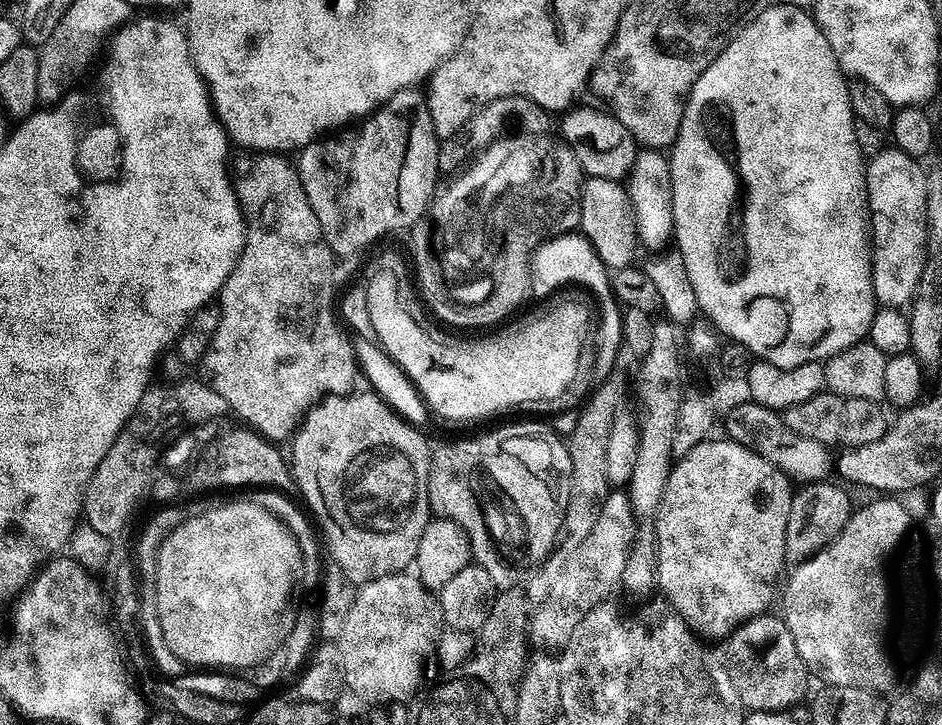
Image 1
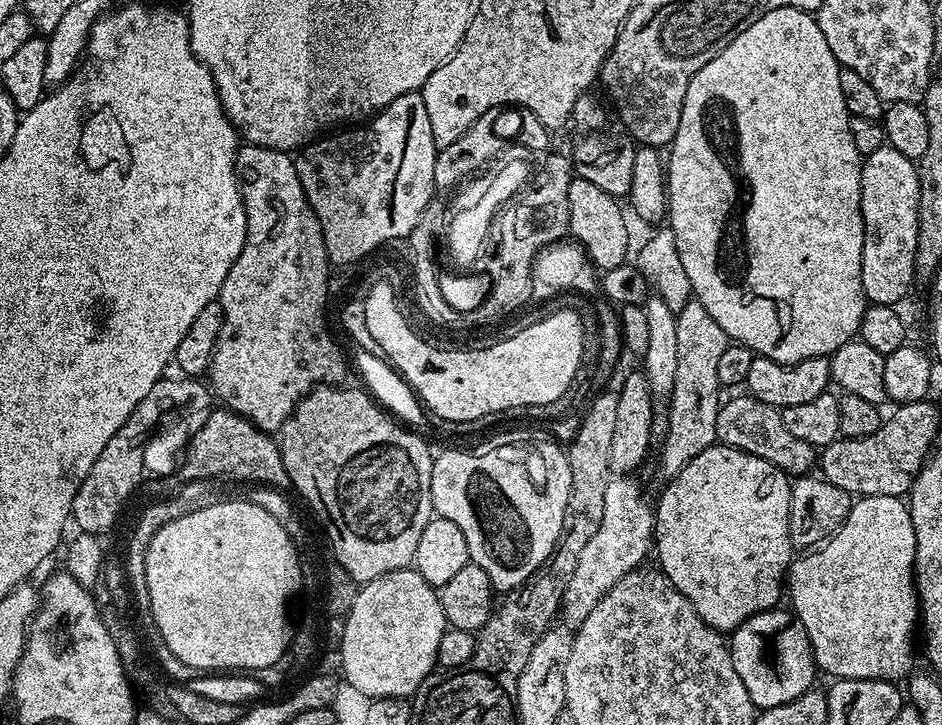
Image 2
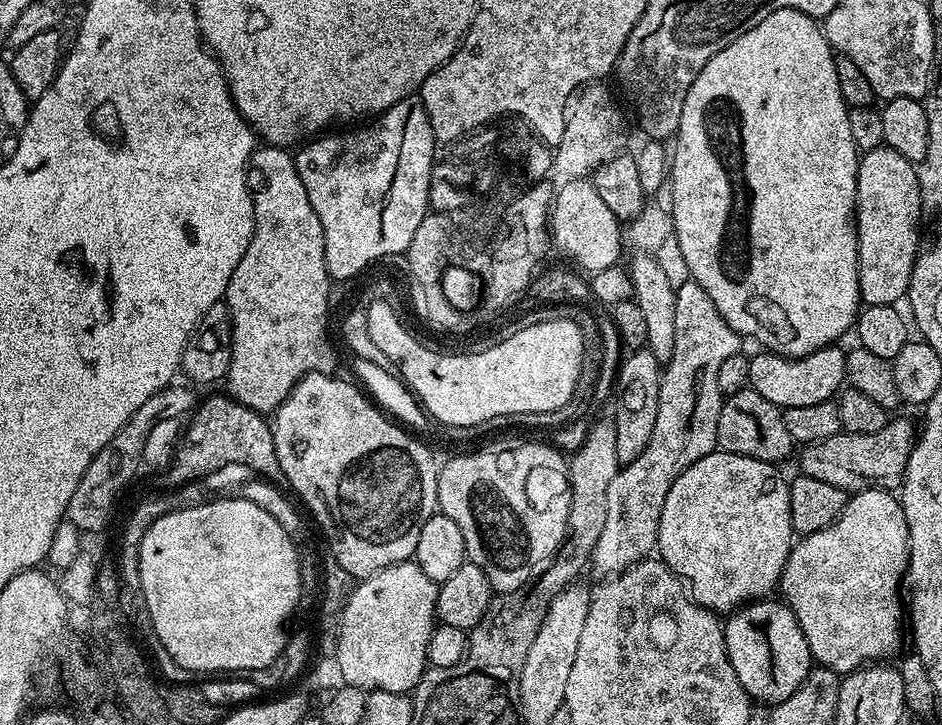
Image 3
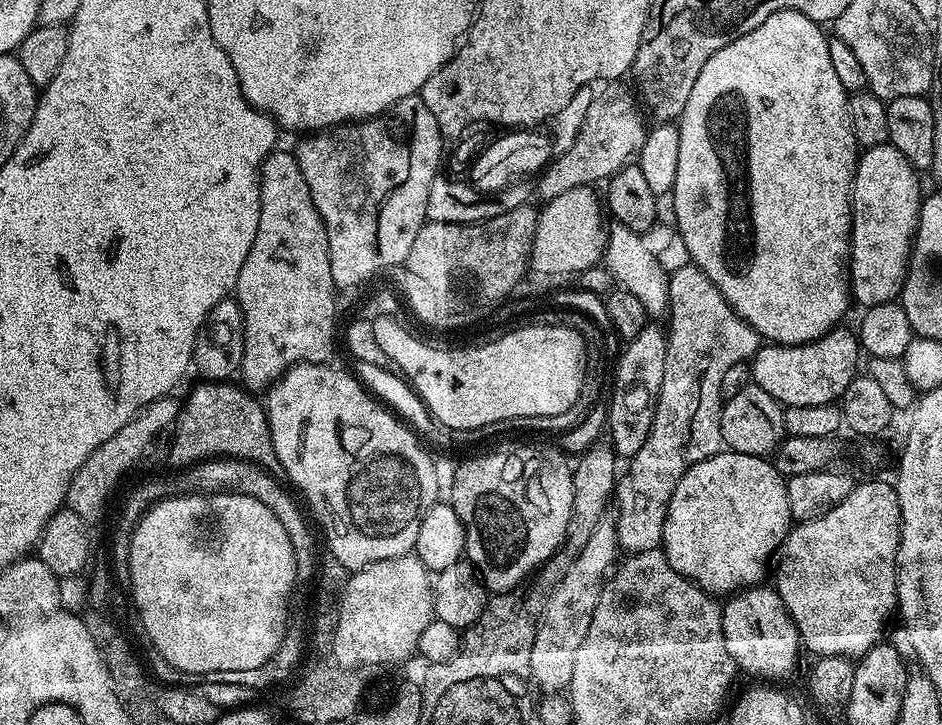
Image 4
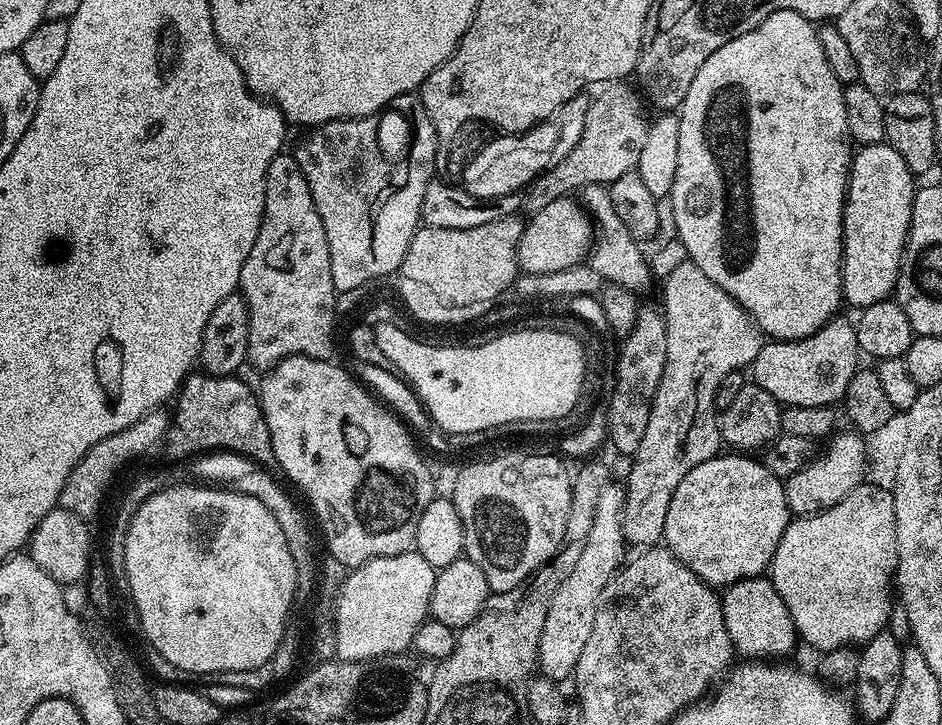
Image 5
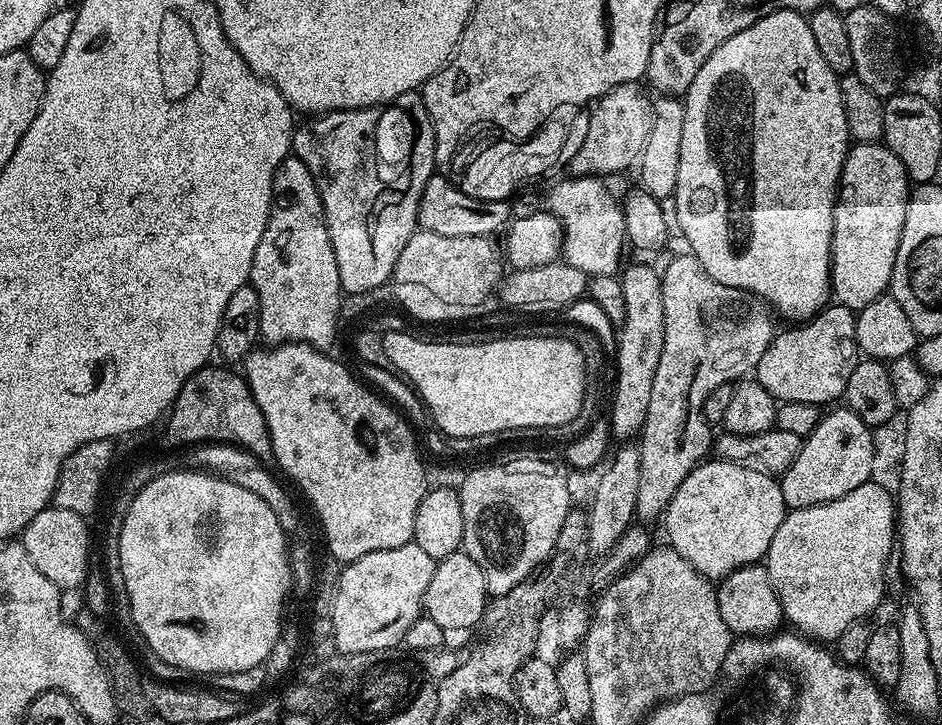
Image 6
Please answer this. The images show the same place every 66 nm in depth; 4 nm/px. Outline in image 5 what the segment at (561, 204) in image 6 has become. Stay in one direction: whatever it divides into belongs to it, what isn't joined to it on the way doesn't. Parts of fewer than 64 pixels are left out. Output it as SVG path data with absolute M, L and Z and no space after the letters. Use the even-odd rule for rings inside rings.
M603 184L587 185L582 189L582 196L584 196L583 207L590 213L595 227L599 229L598 239L593 243L590 253L592 268L598 270L598 274L609 284L621 284L631 292L643 293L643 288L651 282L654 272L650 267L649 257L646 254L644 257L644 252L640 249L643 248L641 241L635 240L630 230L622 226L622 218L618 218L612 199L608 197L608 188Z

